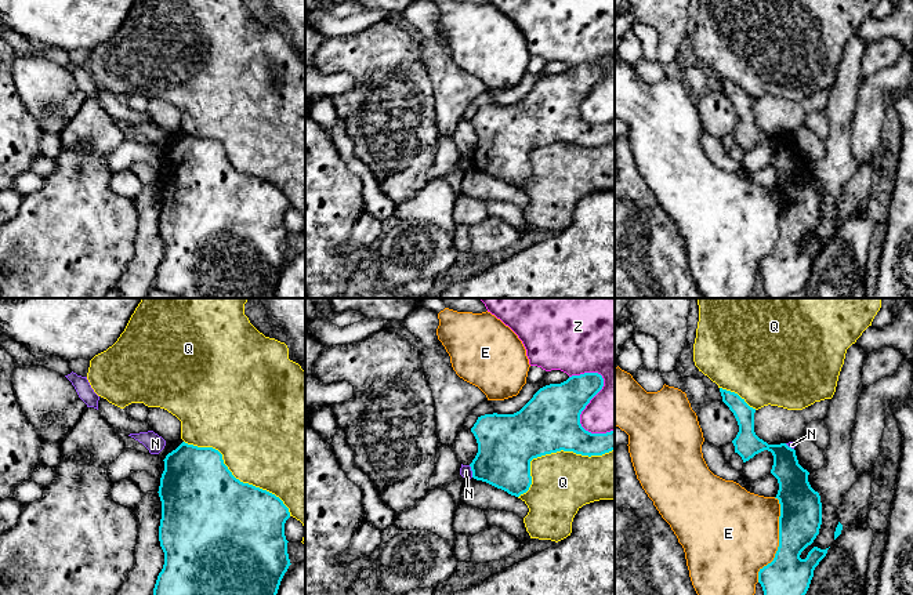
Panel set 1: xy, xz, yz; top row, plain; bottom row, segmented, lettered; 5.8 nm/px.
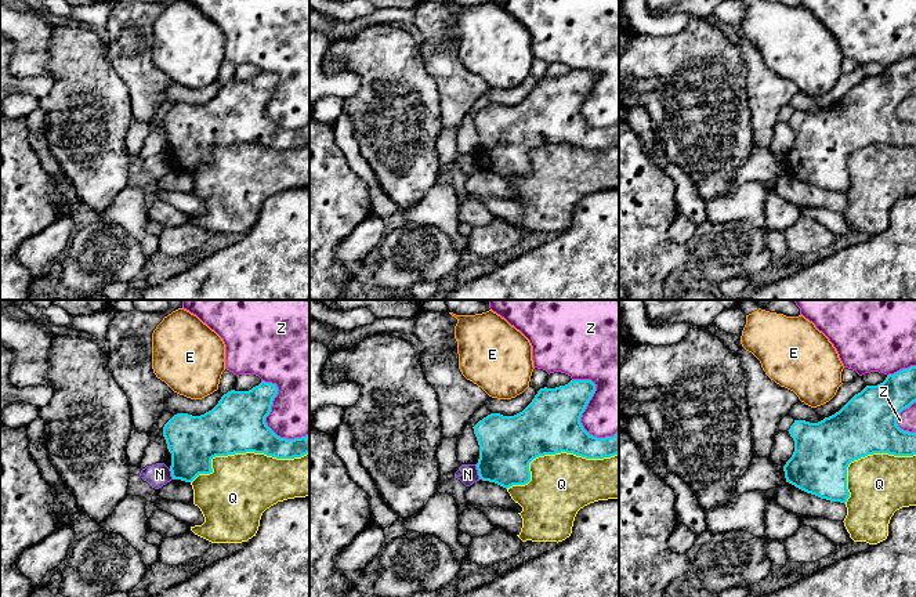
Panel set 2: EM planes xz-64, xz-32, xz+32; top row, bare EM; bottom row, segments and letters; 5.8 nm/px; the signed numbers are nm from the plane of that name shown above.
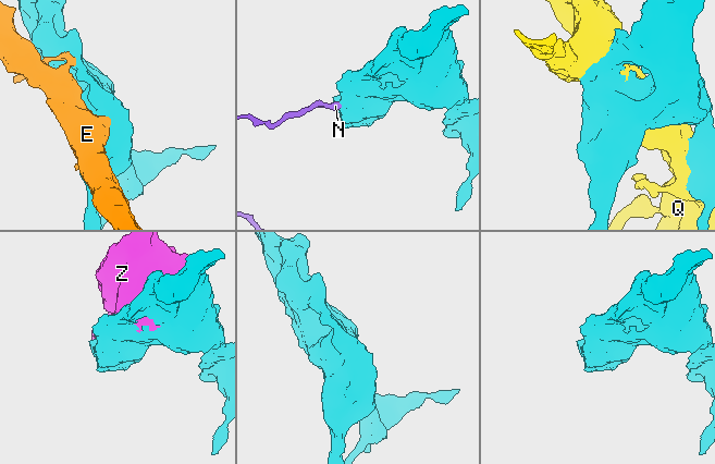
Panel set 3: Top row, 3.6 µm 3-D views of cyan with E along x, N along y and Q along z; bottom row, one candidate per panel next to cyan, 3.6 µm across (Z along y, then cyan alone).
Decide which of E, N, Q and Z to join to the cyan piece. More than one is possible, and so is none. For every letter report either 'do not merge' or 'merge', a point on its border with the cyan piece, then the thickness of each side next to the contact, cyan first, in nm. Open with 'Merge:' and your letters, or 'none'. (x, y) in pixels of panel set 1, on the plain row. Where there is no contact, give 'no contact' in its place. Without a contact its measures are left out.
Merge: none
E: do not merge | yz (779, 231) | 280/480 nm
N: do not merge | xz (471, 160) | 340/70 nm
Q: do not merge | xy (235, 169) | 500/480 nm
Z: do not merge | xz (590, 90) | 320/260 nm

